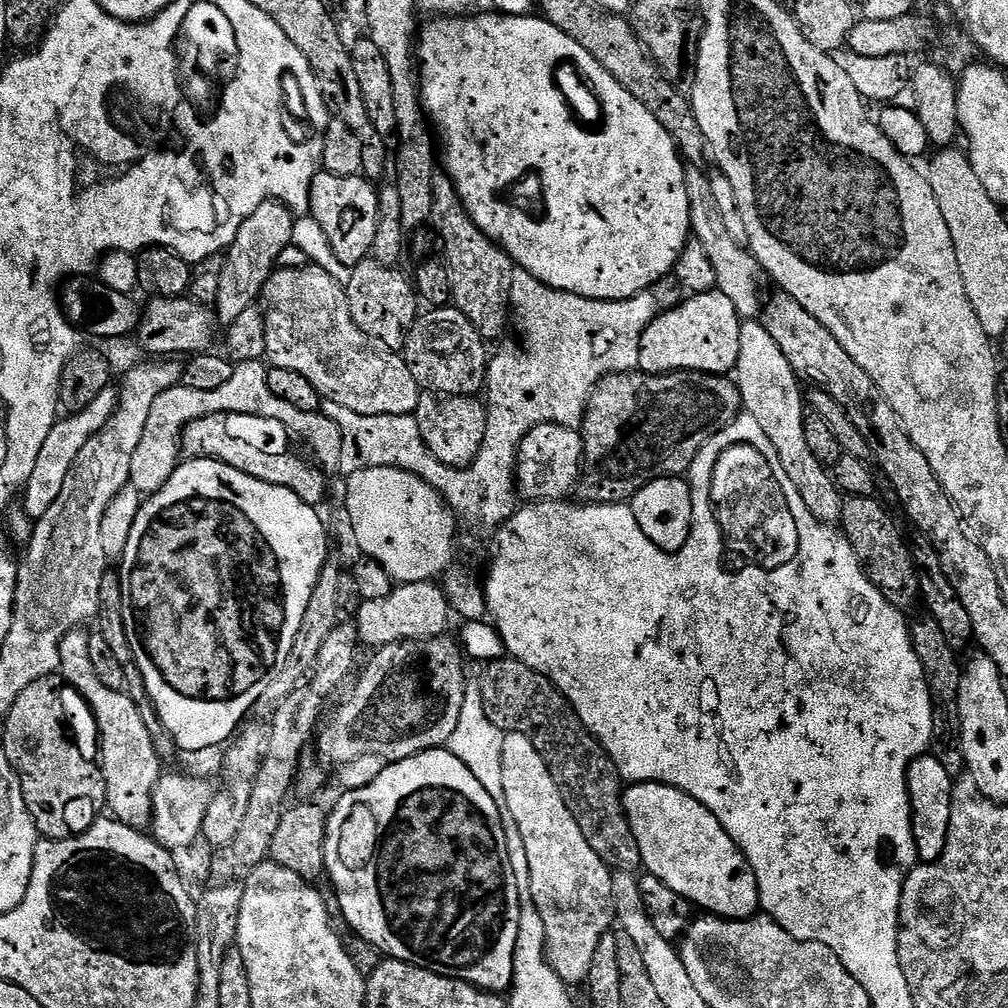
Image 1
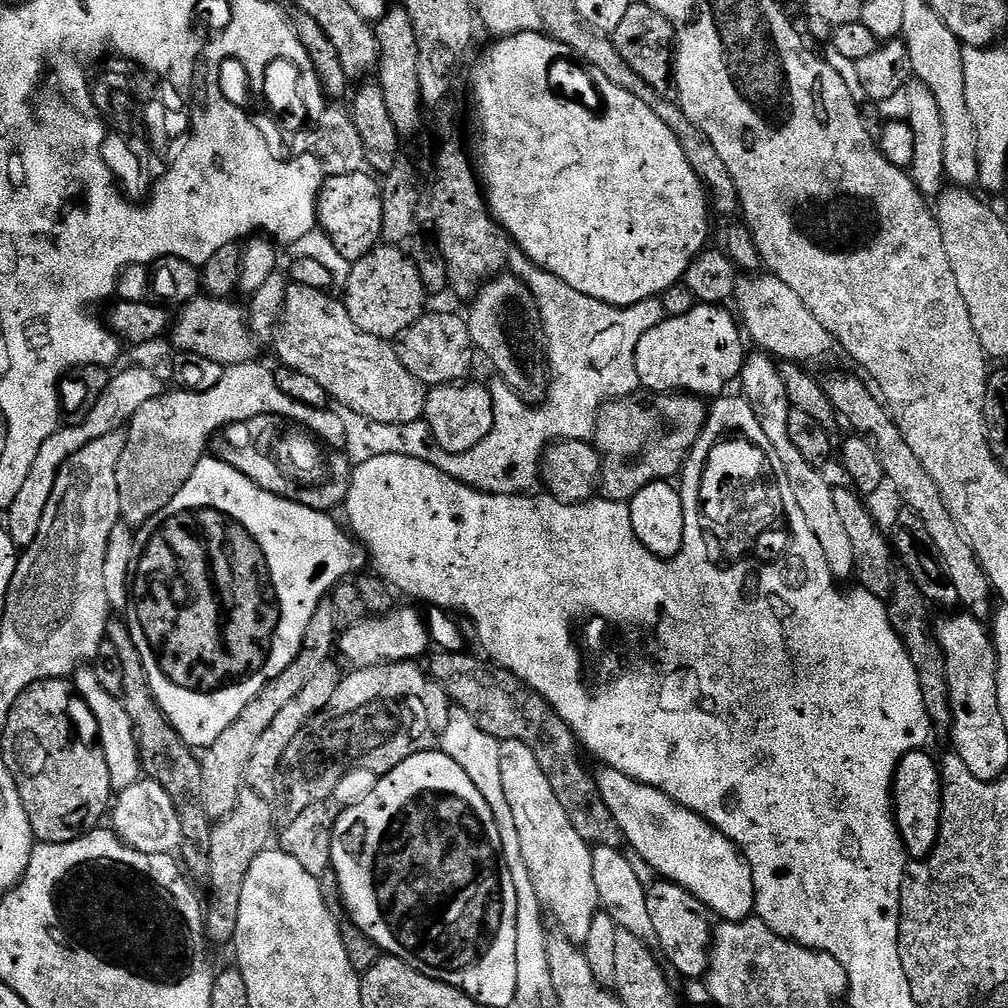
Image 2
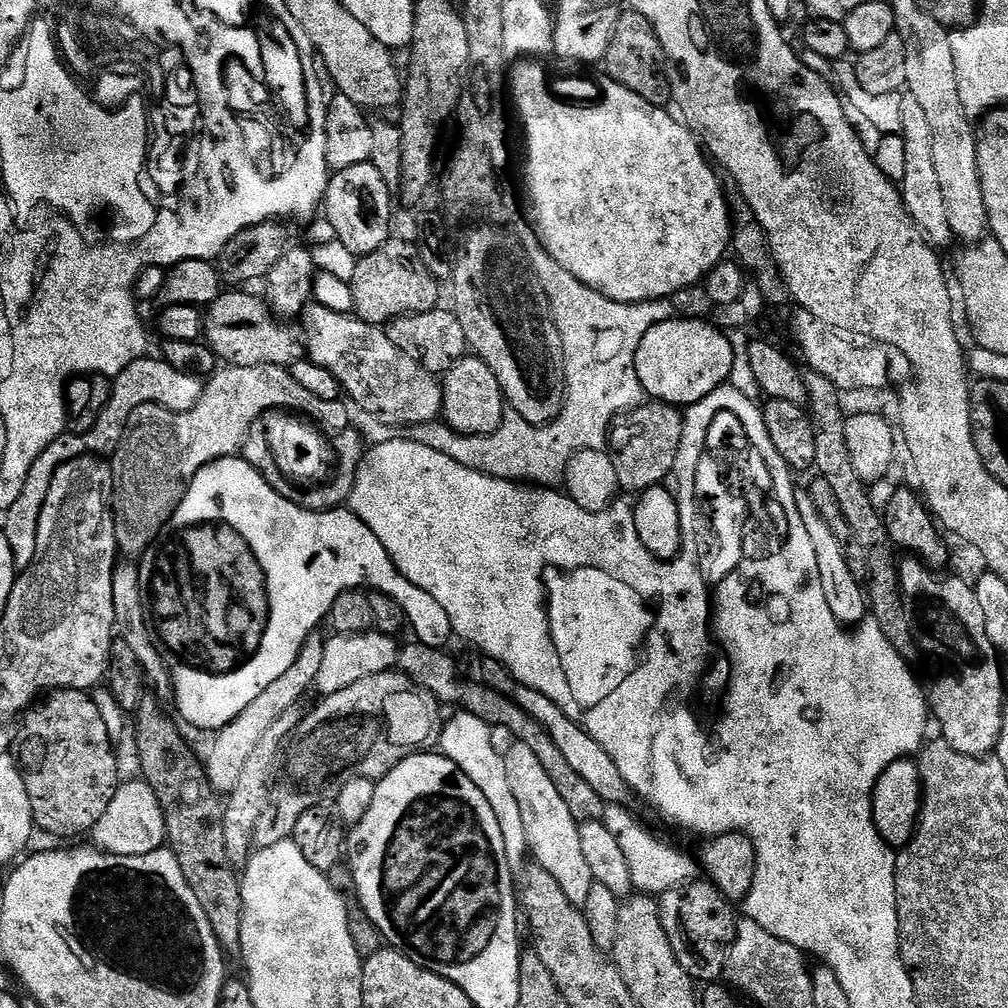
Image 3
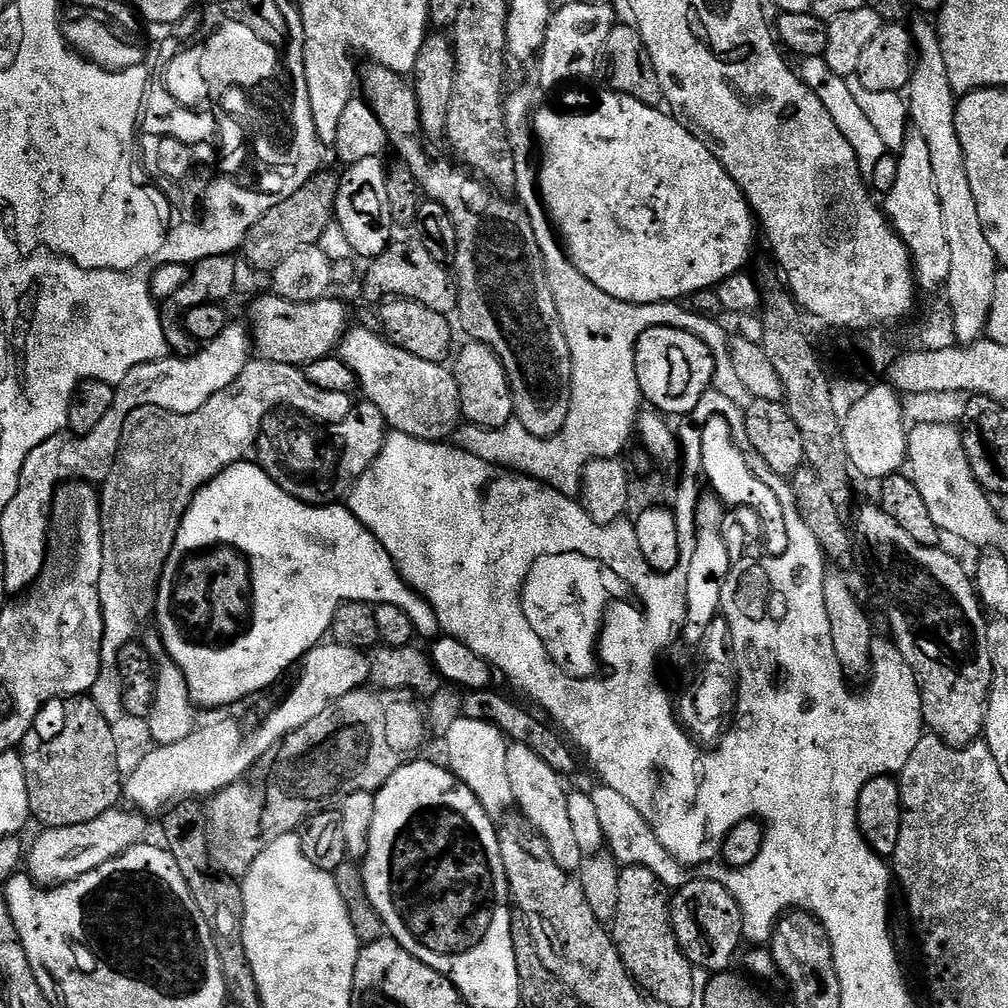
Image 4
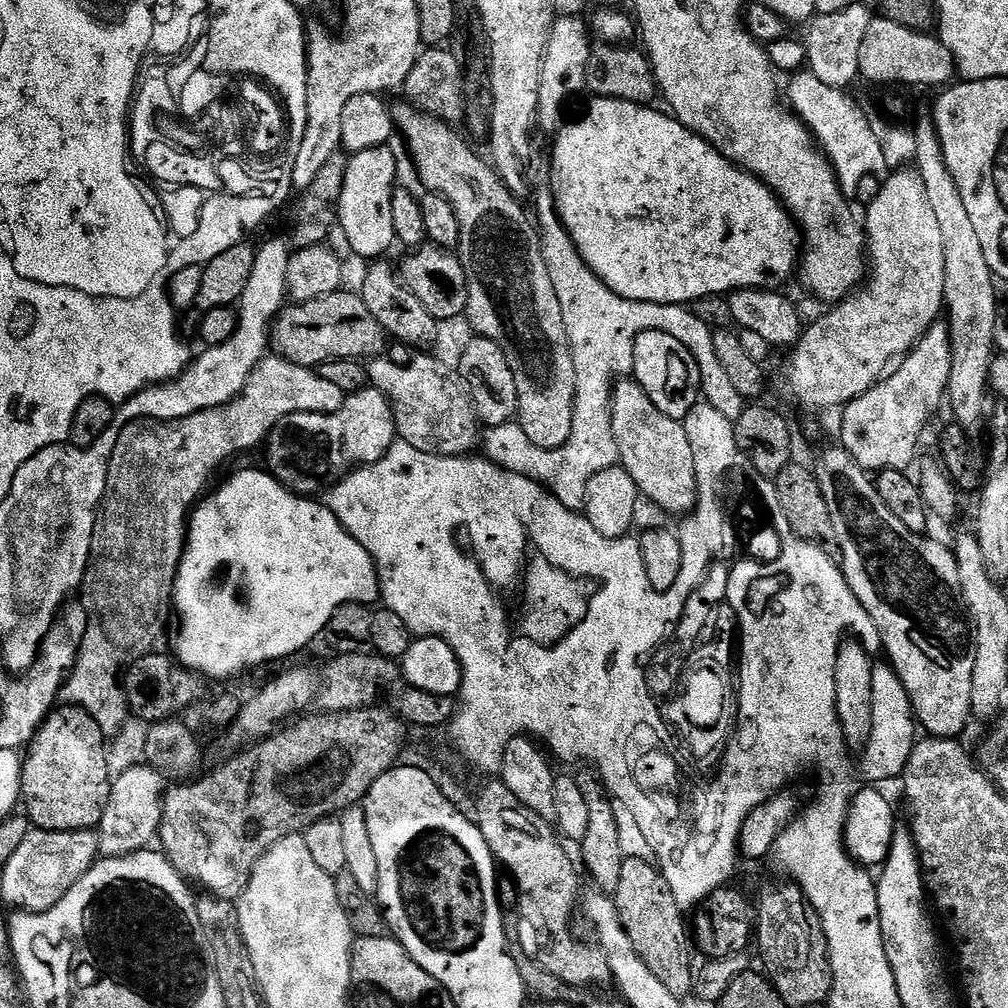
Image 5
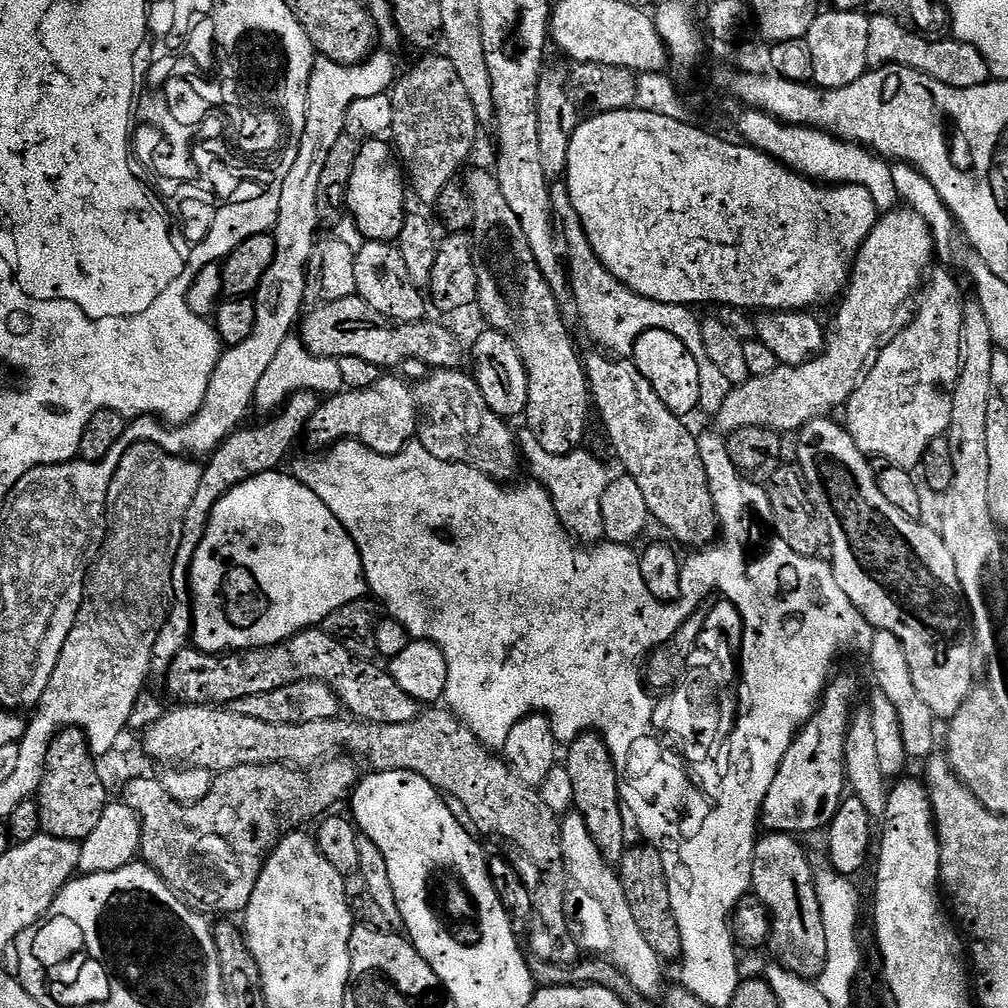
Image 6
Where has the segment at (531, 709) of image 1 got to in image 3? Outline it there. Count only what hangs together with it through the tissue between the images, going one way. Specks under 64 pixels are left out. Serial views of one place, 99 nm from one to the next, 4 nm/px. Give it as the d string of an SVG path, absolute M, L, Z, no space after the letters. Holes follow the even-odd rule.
M419 642L404 644L400 650L400 659L398 661L399 671L411 678L429 697L437 696L444 704L460 704L463 711L469 712L482 719L493 729L505 728L508 732L516 735L515 739L519 743L530 746L534 754L538 754L538 762L542 762L542 770L550 774L550 782L554 782L554 787L558 794L566 801L566 807L570 809L570 814L580 823L585 824L591 820L603 820L604 809L606 807L604 800L582 778L582 774L576 773L568 763L566 758L558 751L558 746L550 738L548 729L543 724L534 722L526 710L517 706L509 696L498 694L492 688L486 688L482 684L473 682L471 679L460 677L460 672L456 669L456 664L447 655L449 654L442 648L431 648Z

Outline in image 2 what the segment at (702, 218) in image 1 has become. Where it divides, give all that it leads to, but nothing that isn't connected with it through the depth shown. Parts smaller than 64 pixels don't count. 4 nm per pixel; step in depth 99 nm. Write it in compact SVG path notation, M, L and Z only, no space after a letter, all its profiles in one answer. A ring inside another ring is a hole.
M741 275L736 282L735 304L735 311L742 321L747 339L752 339L760 347L757 349L761 353L777 361L813 366L819 360L826 359L832 351L837 351L838 345L830 330L826 330L826 326L822 326L822 322L818 322L818 318L810 314L802 298L798 298L798 294L794 294L794 290L790 290L790 286L786 286L786 282L782 282L777 276Z

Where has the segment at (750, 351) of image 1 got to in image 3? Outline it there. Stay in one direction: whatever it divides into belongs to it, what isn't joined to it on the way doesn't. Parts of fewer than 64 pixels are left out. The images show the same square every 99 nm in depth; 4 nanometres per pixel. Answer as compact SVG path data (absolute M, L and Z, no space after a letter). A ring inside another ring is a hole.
M797 491L796 505L798 506L798 514L806 526L808 544L814 546L814 558L818 558L818 578L822 578L822 590L826 593L826 606L830 606L830 611L834 613L834 618L838 618L840 624L845 626L860 625L860 623L869 615L870 609L868 606L868 598L865 589L862 587L861 581L856 580L854 578L854 570L850 570L850 562L848 561L845 541L840 541L839 534L832 529L835 527L833 527L829 520L822 516L818 510L818 506L812 501L811 491Z

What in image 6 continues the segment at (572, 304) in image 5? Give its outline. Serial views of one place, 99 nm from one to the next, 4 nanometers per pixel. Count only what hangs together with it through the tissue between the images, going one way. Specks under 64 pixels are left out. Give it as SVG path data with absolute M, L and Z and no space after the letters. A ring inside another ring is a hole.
M556 182L551 185L552 190L552 213L556 215L561 236L564 237L564 247L566 249L566 259L568 261L568 279L572 285L572 304L576 312L580 315L580 320L584 323L584 328L597 340L601 349L615 354L621 358L631 357L632 347L636 345L636 340L640 333L646 330L666 330L674 334L674 338L681 340L690 350L690 354L696 356L698 370L702 381L702 408L708 414L715 414L722 408L722 402L730 398L733 385L730 378L722 375L722 370L710 362L706 354L706 345L702 342L702 330L700 320L692 317L693 309L682 304L663 304L654 302L650 298L642 298L634 294L634 290L627 288L594 254L594 246L584 233L578 214L570 202L567 183ZM527 430L519 433L518 447L527 467L529 464L536 468L535 479L544 485L544 489L552 497L552 505L560 516L560 524L568 531L569 536L588 546L603 541L602 496L614 479L614 472L594 453L584 452L585 450L577 450L565 456L550 454L542 450L542 446L538 446L538 438L534 438L534 434Z

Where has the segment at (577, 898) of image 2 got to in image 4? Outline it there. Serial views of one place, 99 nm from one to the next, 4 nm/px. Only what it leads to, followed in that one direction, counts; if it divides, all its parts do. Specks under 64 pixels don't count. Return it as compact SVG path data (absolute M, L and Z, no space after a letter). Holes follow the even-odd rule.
M513 743L508 745L506 769L507 777L510 778L512 798L518 805L519 815L532 824L538 834L542 834L554 862L558 862L562 870L579 873L586 857L572 833L570 817L566 811L568 792L566 787L564 788L565 781L554 770L550 770L550 766L546 766L546 762L542 762L542 758L534 754L534 750Z

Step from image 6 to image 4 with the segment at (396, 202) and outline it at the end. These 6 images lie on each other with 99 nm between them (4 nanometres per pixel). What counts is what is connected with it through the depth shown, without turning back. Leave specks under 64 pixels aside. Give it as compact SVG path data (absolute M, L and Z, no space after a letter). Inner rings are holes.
M379 156L365 158L362 162L354 162L343 169L340 176L340 189L336 199L335 223L340 224L340 232L344 240L360 256L371 258L381 256L388 245L393 243L392 228L394 221L390 202L386 198L386 164Z

